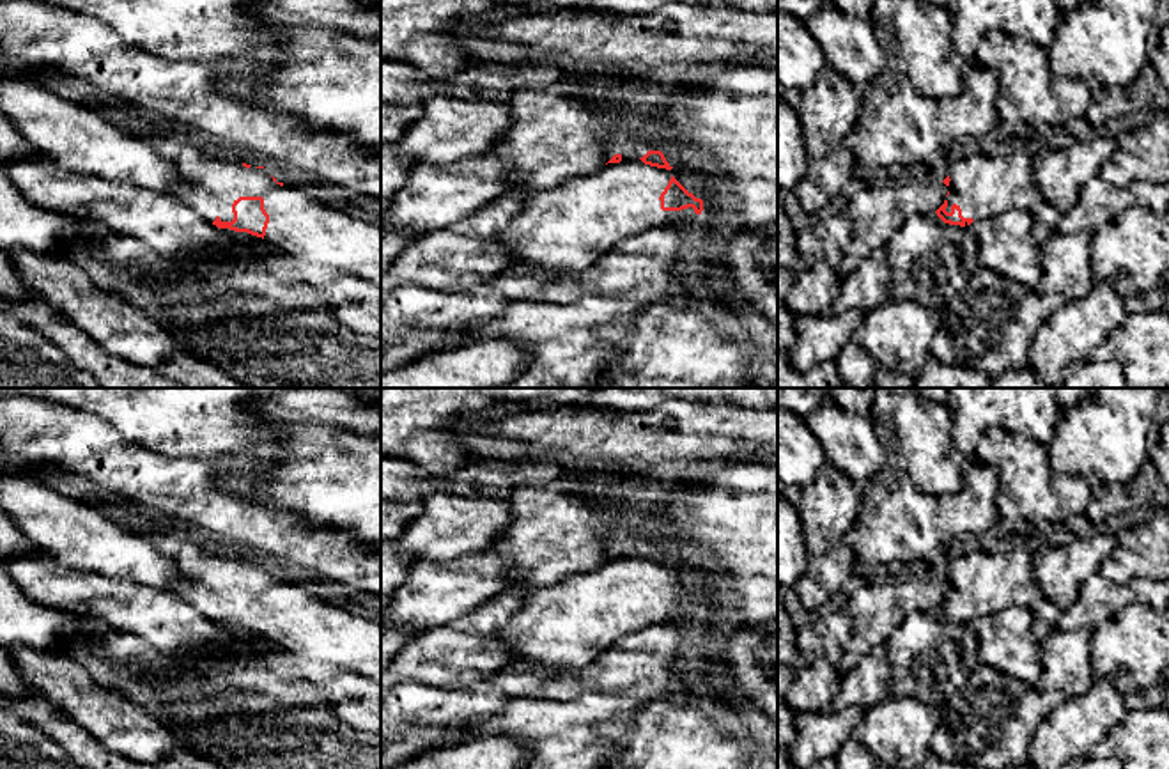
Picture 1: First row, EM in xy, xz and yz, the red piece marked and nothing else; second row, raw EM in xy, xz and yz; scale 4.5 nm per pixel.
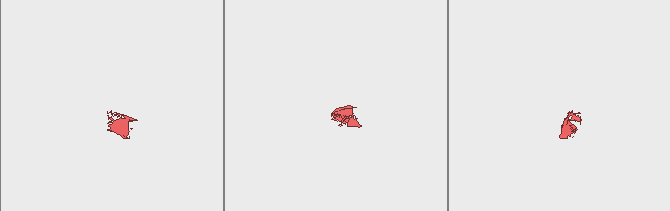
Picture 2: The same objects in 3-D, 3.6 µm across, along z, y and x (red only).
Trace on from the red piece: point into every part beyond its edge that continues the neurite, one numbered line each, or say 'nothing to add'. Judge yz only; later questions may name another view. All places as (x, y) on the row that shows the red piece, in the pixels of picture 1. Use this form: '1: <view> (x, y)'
1: yz (983, 186)

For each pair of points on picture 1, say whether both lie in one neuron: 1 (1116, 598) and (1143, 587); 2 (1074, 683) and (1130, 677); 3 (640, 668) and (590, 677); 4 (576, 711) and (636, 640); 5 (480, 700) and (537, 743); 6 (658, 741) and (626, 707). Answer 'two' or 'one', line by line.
1: one
2: two
3: one
4: two
5: two
6: two

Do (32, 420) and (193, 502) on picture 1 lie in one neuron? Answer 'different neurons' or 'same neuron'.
same neuron

